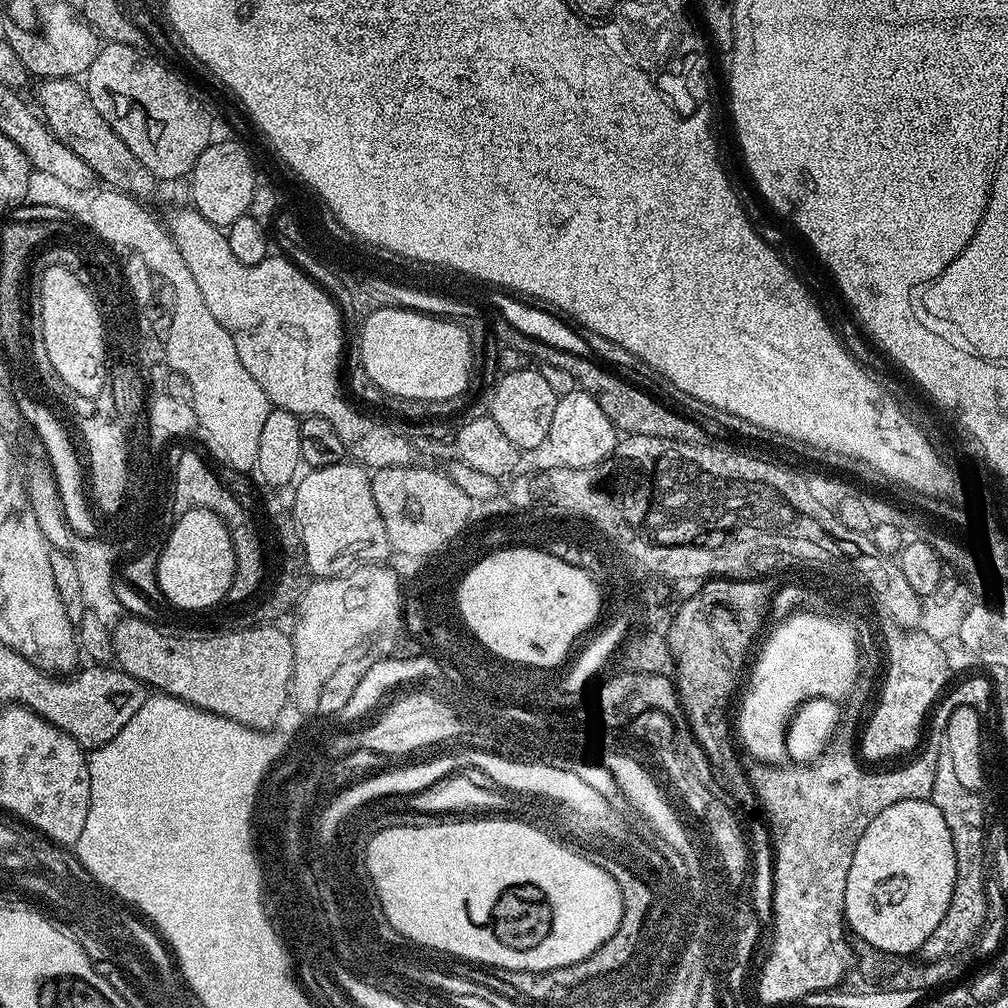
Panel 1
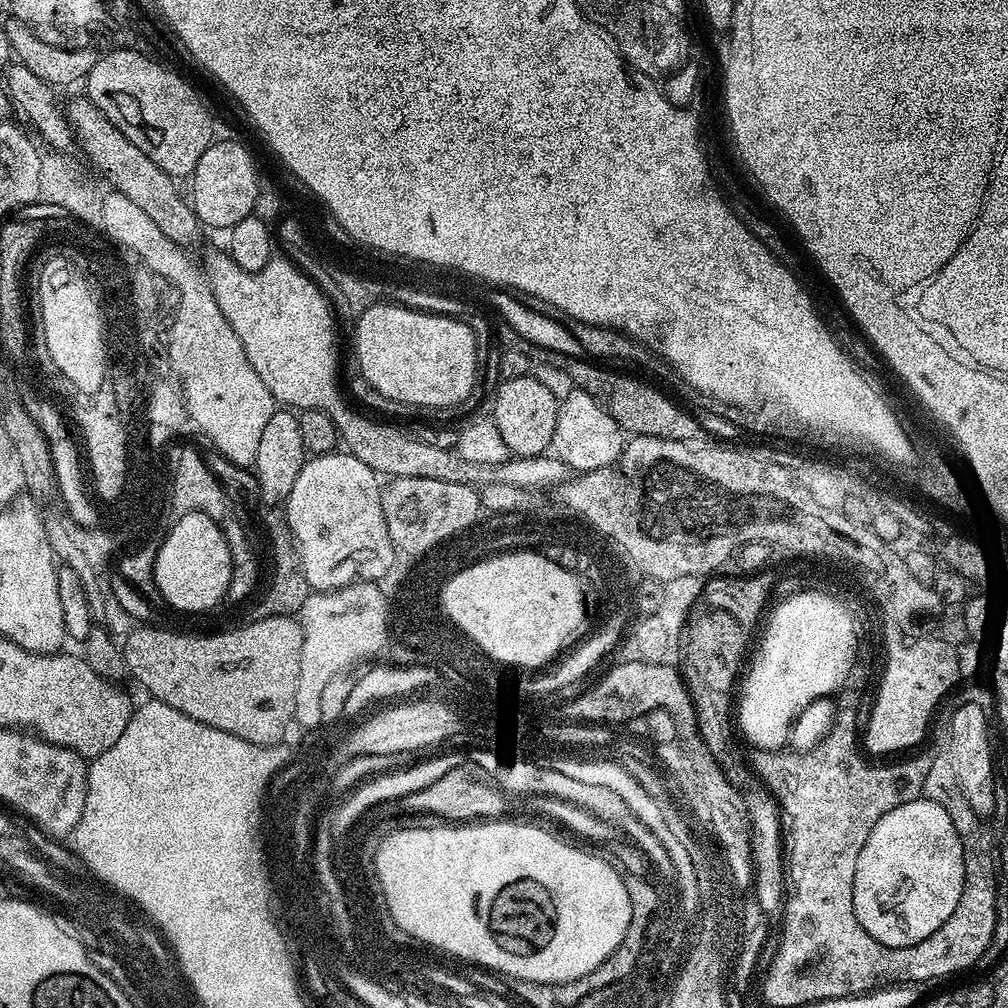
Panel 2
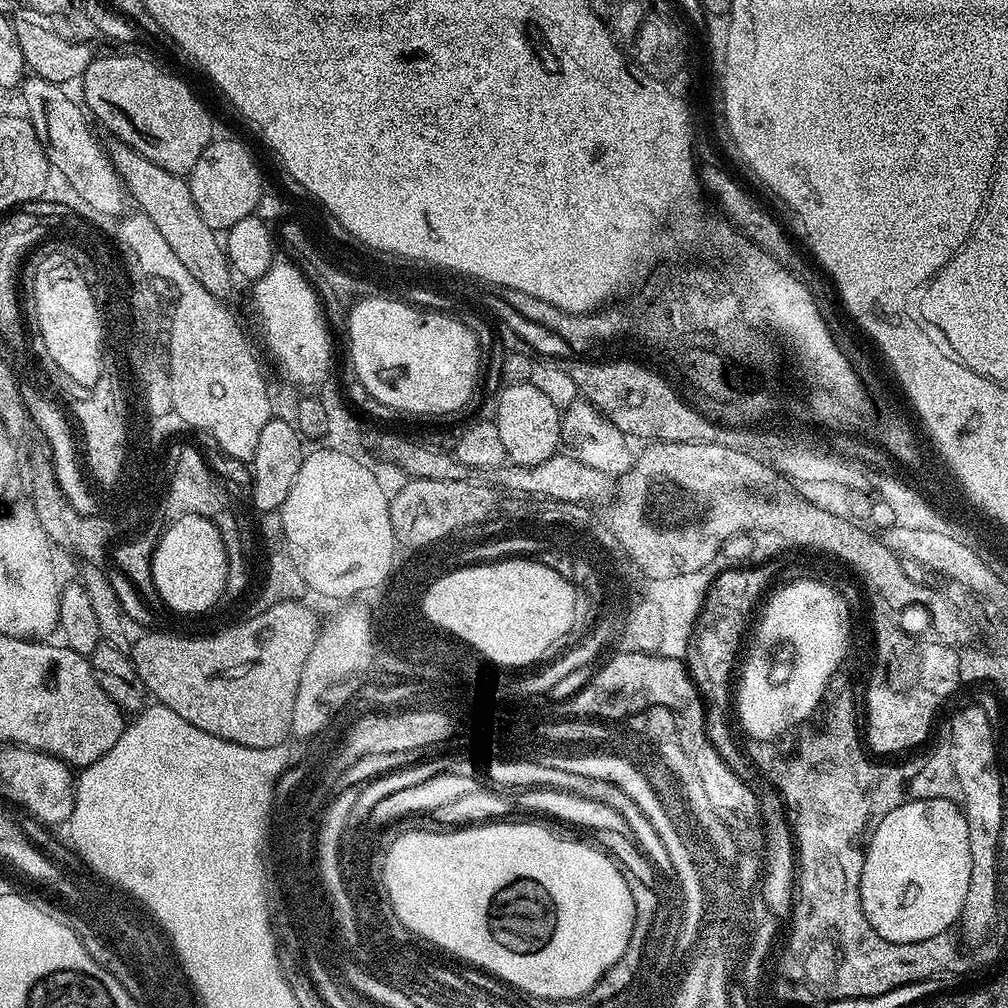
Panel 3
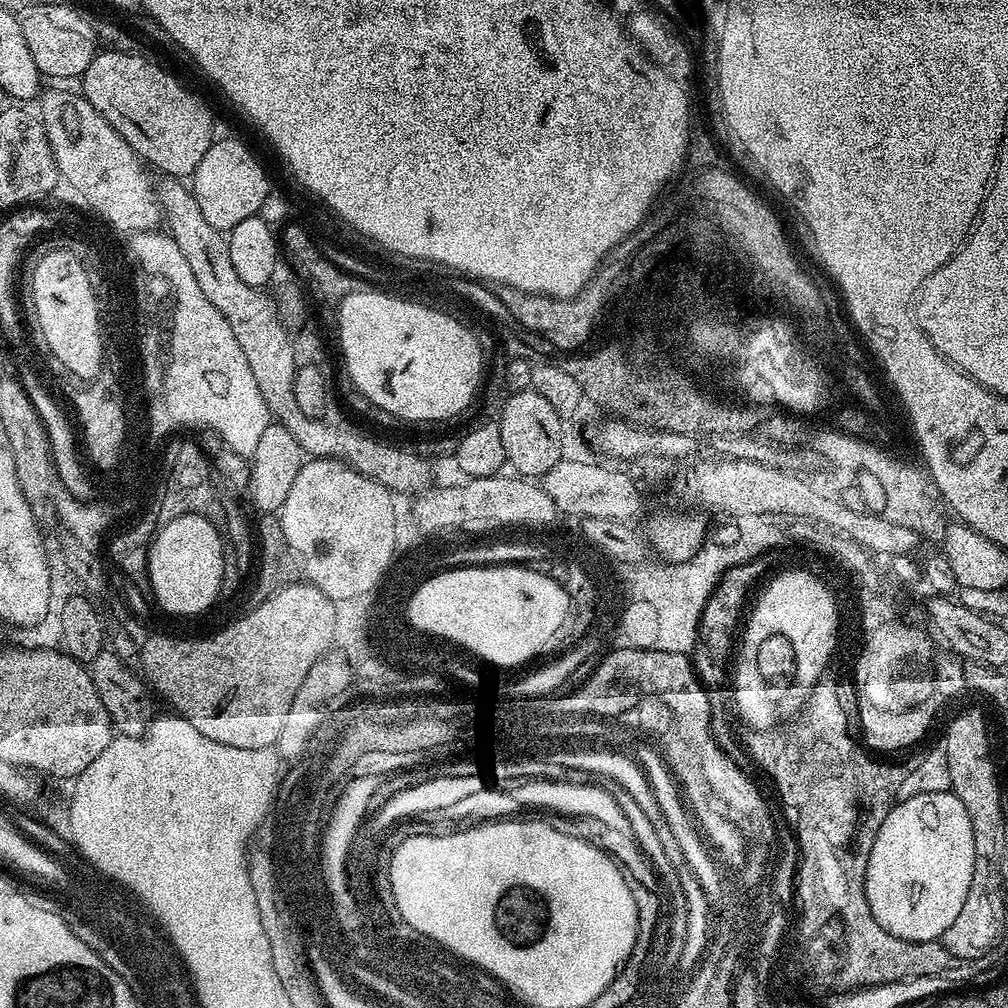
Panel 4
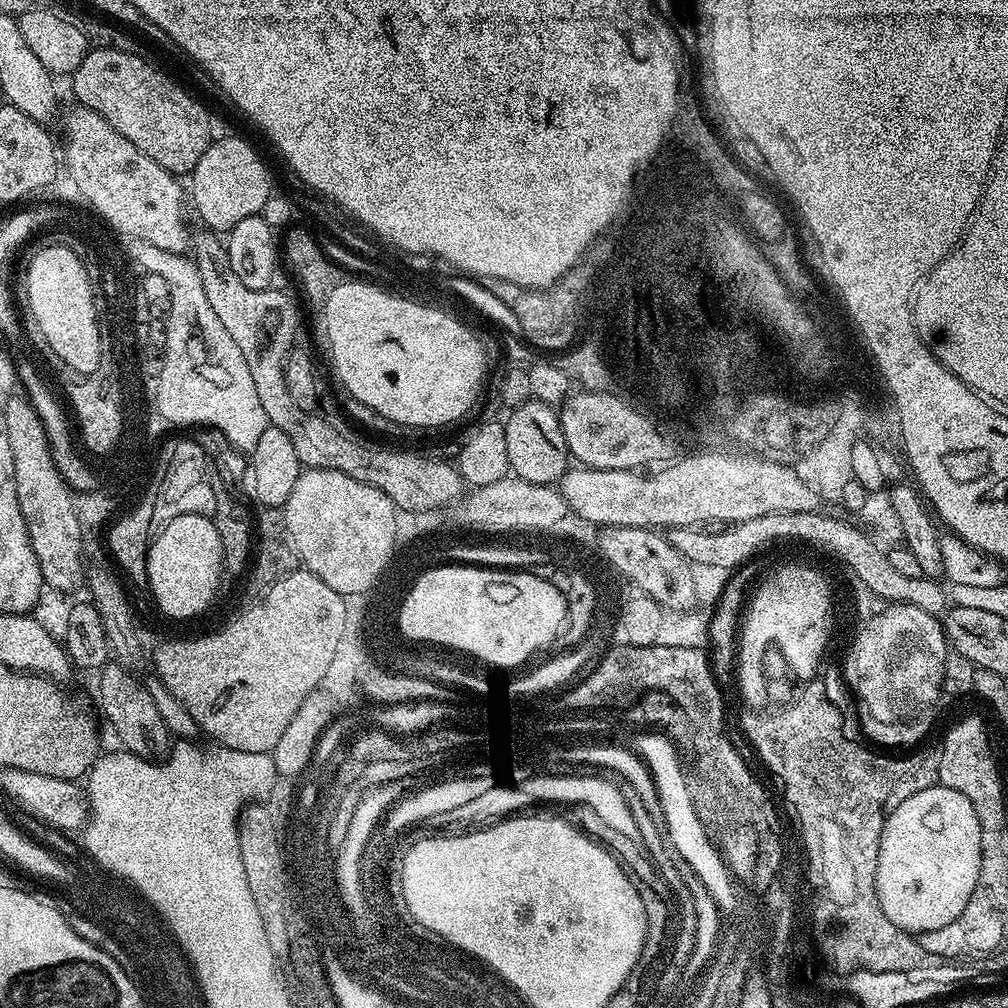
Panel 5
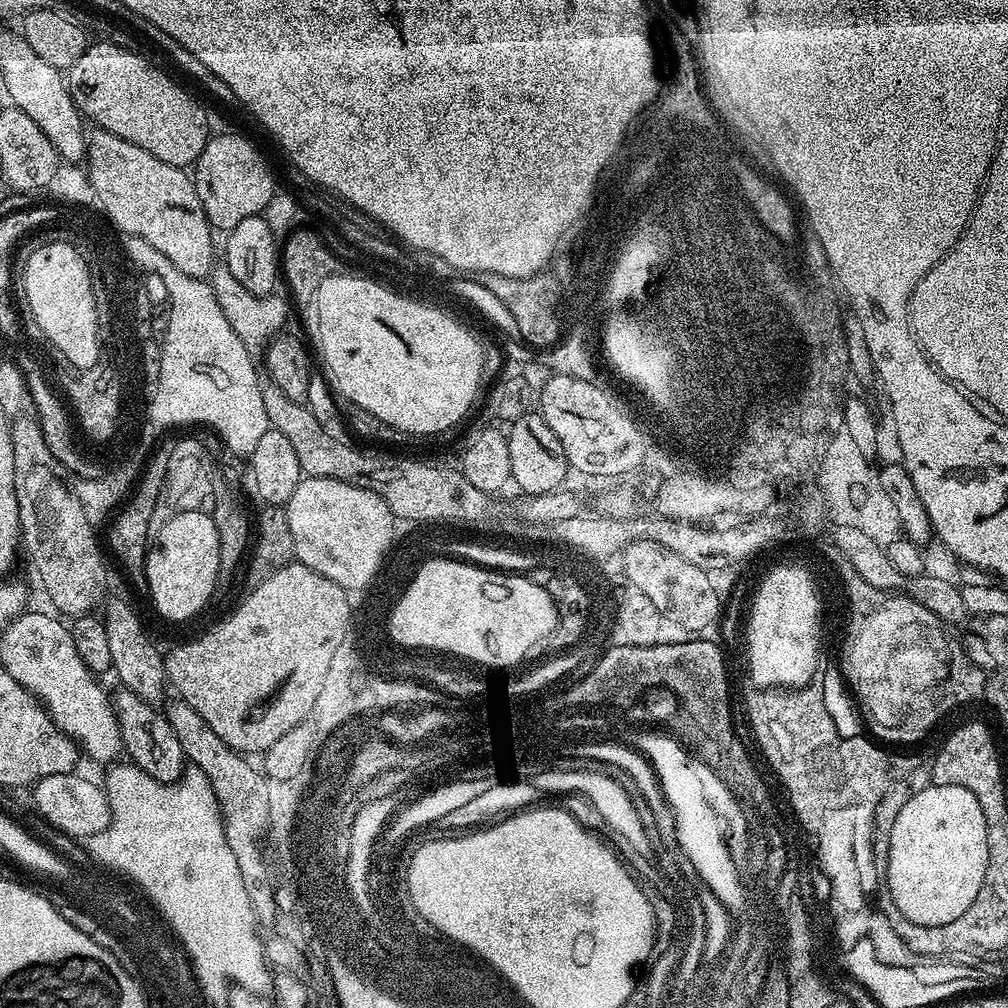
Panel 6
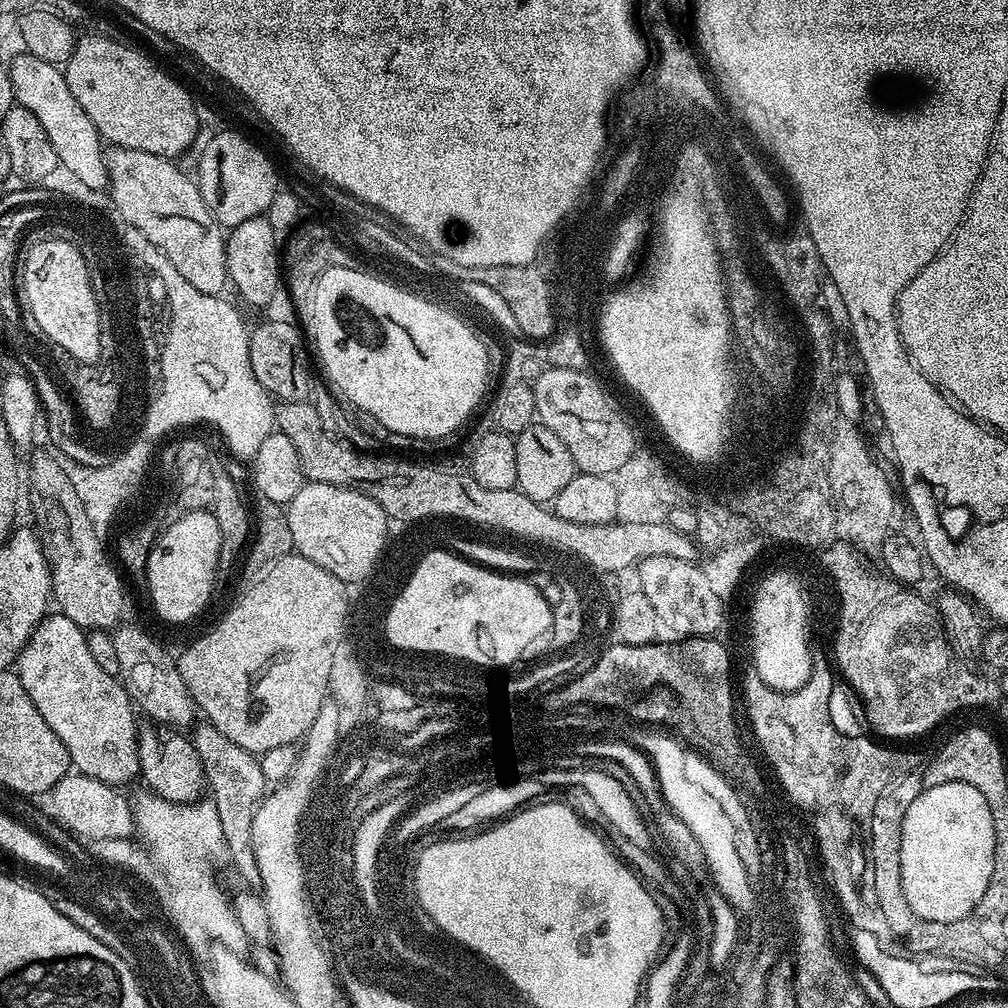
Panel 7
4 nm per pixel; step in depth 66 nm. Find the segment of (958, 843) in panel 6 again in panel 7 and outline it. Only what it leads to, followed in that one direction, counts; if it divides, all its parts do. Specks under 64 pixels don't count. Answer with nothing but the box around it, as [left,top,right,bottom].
[901,781,995,922]

